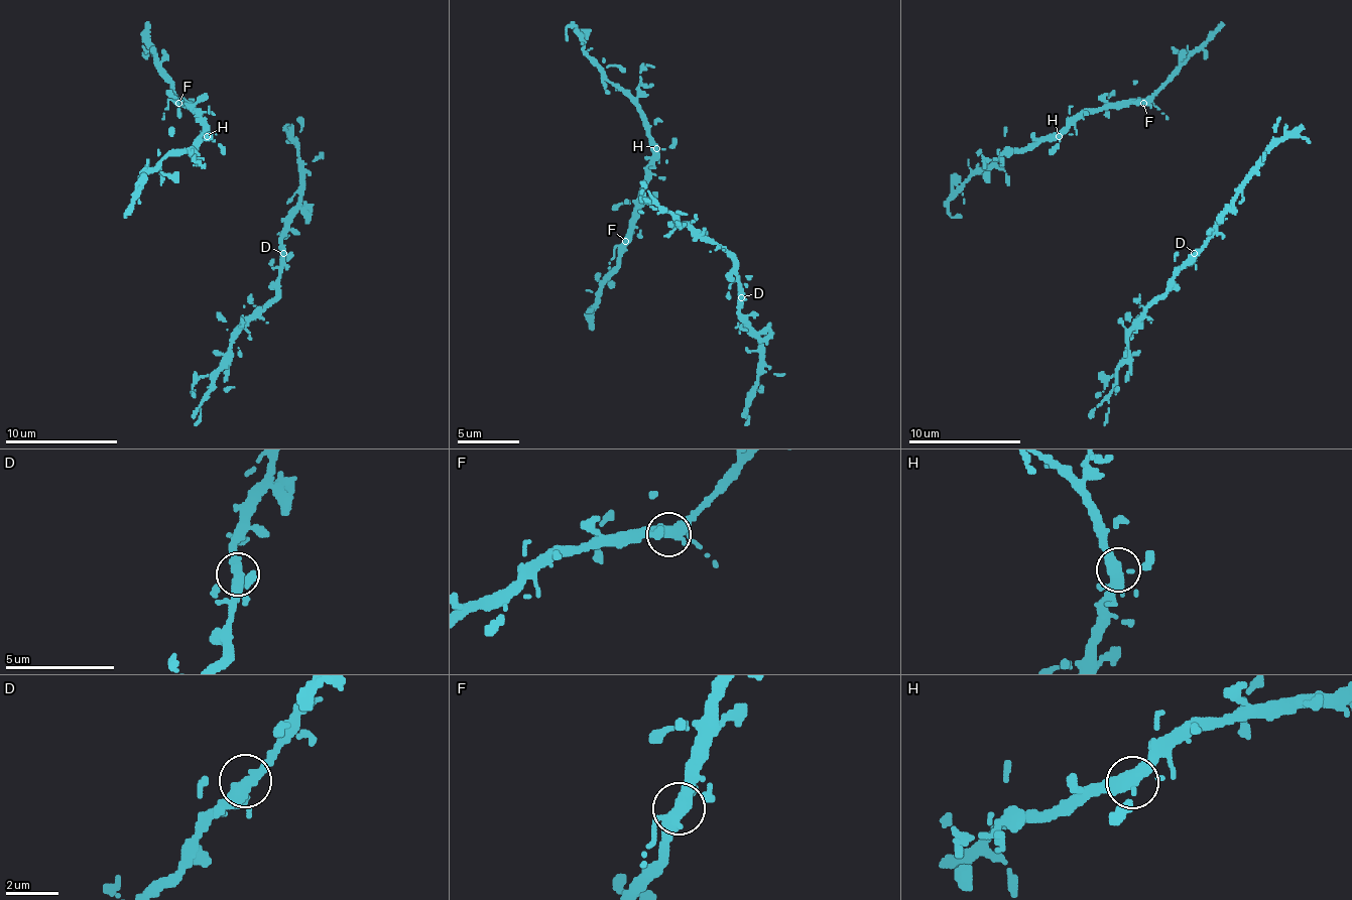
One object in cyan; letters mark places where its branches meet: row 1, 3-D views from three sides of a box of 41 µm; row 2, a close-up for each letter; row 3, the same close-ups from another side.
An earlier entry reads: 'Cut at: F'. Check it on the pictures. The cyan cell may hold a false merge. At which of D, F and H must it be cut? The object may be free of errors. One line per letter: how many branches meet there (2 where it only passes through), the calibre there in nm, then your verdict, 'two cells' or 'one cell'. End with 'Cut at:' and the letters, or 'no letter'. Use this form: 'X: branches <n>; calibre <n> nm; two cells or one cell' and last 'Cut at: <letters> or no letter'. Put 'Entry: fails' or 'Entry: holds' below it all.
D: branches 3; calibre 360 nm; one cell
F: branches 3; calibre 360 nm; one cell
H: branches 3; calibre 360 nm; one cell
Cut at: no letter
Entry: fails

